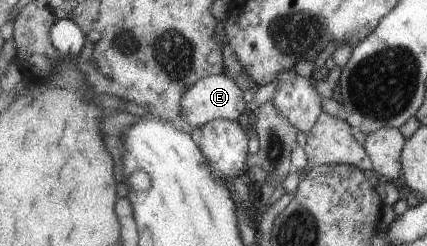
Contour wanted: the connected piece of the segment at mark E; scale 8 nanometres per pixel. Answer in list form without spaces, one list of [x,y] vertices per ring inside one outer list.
[[[213,74],[196,81],[182,97],[182,125],[201,129],[213,120],[241,120],[246,117],[248,102],[243,96],[243,89],[227,74]]]

